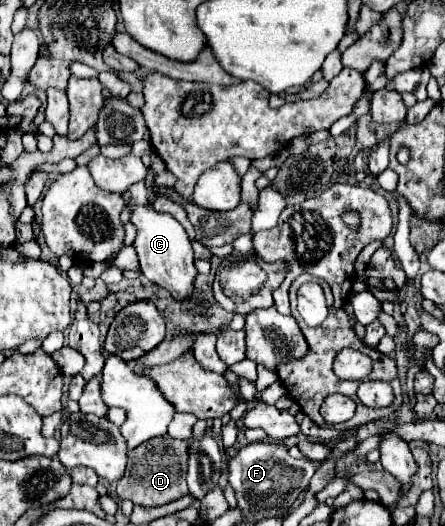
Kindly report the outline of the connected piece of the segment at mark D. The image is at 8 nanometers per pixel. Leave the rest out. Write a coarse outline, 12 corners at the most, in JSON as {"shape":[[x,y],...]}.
{"shape":[[168,434],[128,452],[120,500],[162,506],[188,494],[188,442]]}

